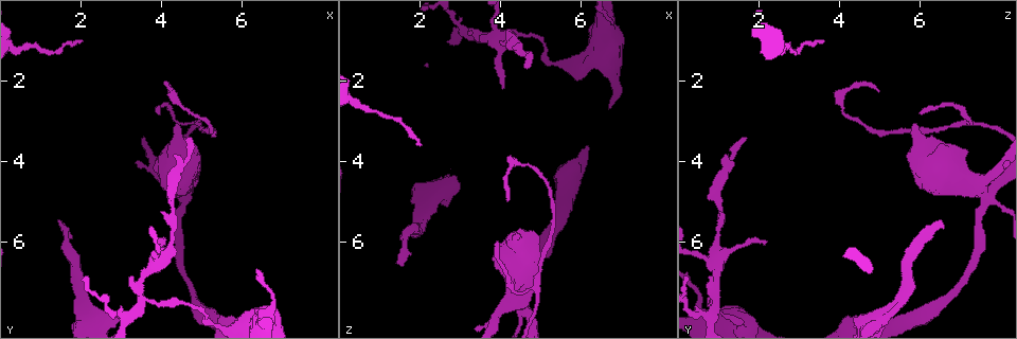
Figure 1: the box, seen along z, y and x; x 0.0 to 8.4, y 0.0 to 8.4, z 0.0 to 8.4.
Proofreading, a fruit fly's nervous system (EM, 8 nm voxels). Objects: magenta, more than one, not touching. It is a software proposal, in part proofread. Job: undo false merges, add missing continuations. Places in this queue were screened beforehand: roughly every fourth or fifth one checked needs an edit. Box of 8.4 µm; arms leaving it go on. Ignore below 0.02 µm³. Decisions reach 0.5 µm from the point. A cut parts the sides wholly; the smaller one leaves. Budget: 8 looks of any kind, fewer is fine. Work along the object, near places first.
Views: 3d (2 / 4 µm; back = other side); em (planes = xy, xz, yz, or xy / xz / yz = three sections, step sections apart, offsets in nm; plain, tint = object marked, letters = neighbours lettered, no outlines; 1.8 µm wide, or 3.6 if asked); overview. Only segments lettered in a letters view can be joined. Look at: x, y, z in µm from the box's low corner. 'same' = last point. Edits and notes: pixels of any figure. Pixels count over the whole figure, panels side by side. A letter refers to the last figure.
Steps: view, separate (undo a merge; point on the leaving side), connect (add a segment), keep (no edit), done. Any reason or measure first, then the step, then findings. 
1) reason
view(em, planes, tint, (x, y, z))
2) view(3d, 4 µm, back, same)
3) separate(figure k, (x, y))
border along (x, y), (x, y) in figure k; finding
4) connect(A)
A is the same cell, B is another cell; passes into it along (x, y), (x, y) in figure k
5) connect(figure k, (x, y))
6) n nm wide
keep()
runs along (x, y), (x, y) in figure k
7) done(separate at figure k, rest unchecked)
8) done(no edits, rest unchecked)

thin end
view(3d, 4 µm, (4.65, 3.45, 1.70))

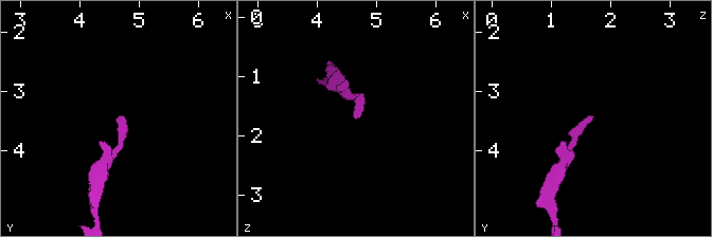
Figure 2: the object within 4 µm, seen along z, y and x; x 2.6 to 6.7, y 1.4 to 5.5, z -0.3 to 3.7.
now the EM
view(em, planes, letters, (4.60, 3.45, 1.70))

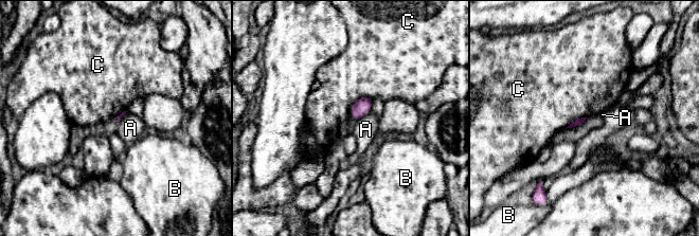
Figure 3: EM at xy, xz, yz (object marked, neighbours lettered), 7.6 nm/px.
keep()
A, B and C are other cells; none of them fits

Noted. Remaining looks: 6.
free end
view(3d, 2 µm, (4.05, 6.00, 2.15))

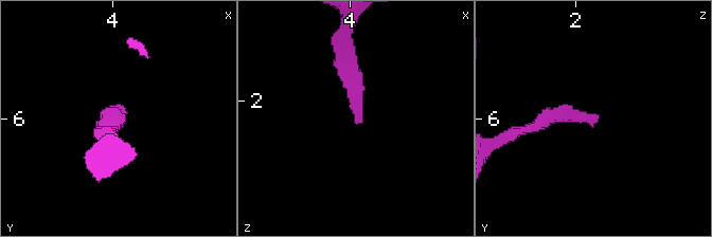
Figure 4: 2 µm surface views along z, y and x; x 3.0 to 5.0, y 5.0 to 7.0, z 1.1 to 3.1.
view(em, planes, letters, (4.06, 6.02, 2.18))

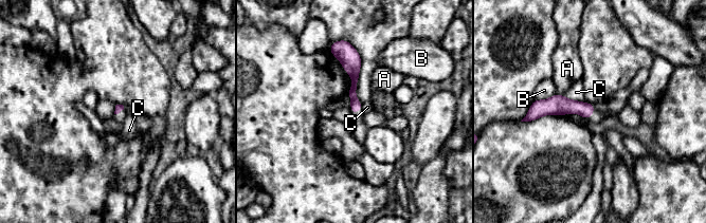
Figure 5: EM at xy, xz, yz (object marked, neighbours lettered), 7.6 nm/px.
keep()
A, B and C are other cells; border along (565, 95), (571, 99), (585, 103) in figure 5; none of them fits

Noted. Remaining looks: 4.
branch point
view(em, xy, step 4, tint, (3.50, 7.45, 0.90))

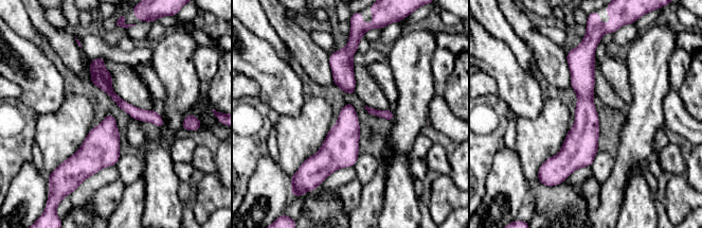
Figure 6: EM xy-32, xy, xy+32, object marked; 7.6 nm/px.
what lies round it
view(em, xy, step 4, letters, same)

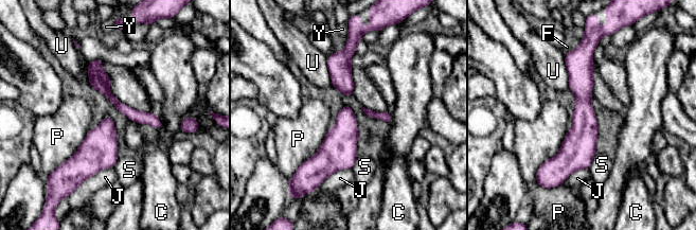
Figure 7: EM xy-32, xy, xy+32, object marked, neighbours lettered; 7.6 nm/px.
separate(figure 7, (96, 65))
C, F, J, P, S, U and Y are other cells; border along (90, 63), (93, 73), (108, 88) in figure 7; a second neuron is stuck on

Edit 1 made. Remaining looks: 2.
done(separate at figure 7, rest unchecked)

